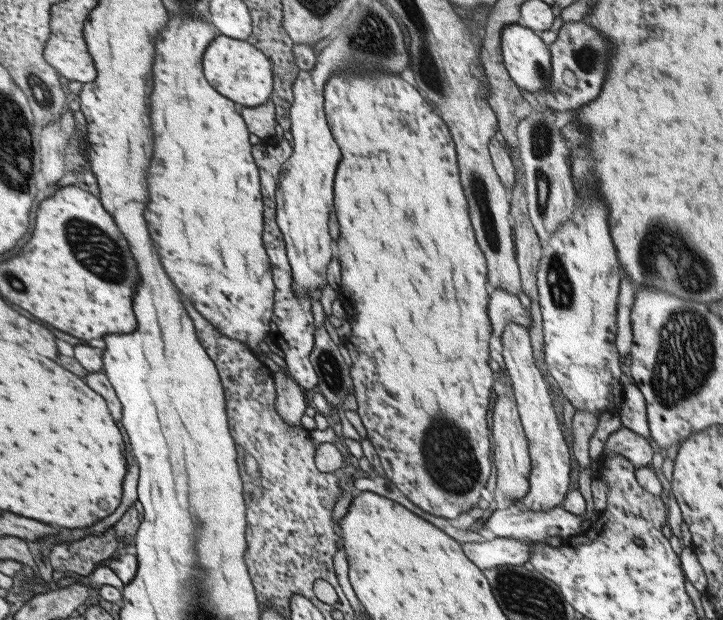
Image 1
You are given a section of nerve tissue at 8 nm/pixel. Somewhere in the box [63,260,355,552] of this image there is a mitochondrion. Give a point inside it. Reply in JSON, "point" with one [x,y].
{"point":[330,367]}

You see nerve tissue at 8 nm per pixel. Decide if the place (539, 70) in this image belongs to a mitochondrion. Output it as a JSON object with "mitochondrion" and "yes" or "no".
{"mitochondrion":"yes"}

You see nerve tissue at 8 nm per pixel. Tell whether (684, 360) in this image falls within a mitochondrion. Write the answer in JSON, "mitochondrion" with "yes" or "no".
{"mitochondrion":"yes"}

